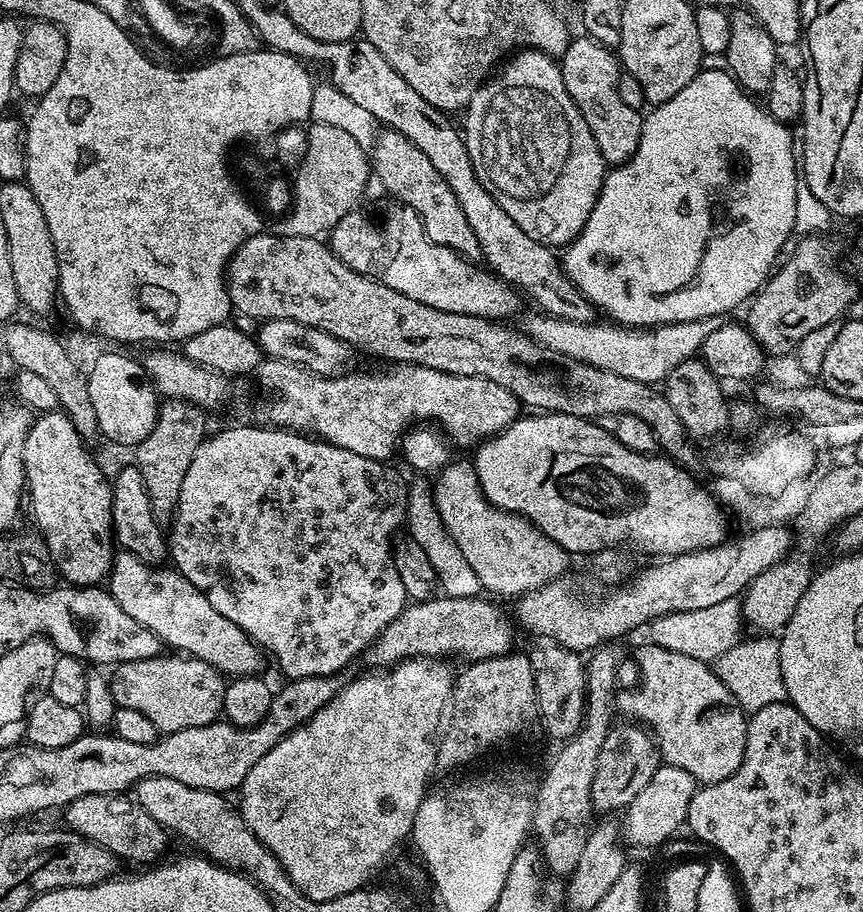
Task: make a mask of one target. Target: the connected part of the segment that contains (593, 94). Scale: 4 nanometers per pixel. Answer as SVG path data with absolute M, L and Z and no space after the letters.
M587 34L569 39L566 50L558 58L562 82L566 82L566 92L582 110L582 118L586 118L586 126L590 126L590 134L598 142L598 150L602 150L605 165L625 164L638 150L638 142L642 138L644 116L641 109L631 108L620 93L622 65L619 55L604 44L591 40Z

